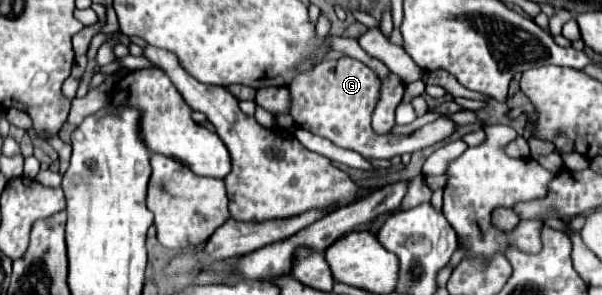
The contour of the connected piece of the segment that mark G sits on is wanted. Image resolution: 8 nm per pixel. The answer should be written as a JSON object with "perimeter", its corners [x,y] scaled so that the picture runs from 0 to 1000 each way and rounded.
{"perimeter":[[[586,197],[533,210],[517,244],[493,258],[480,305],[487,332],[483,393],[497,434],[507,434],[527,461],[540,461],[560,495],[590,508],[610,542],[646,542],[673,515],[686,522],[699,502],[739,475],[756,441],[756,420],[749,407],[729,400],[719,420],[709,420],[699,441],[676,461],[620,447],[616,393],[620,366],[626,359],[626,339],[633,332],[633,271],[616,231]]]}

